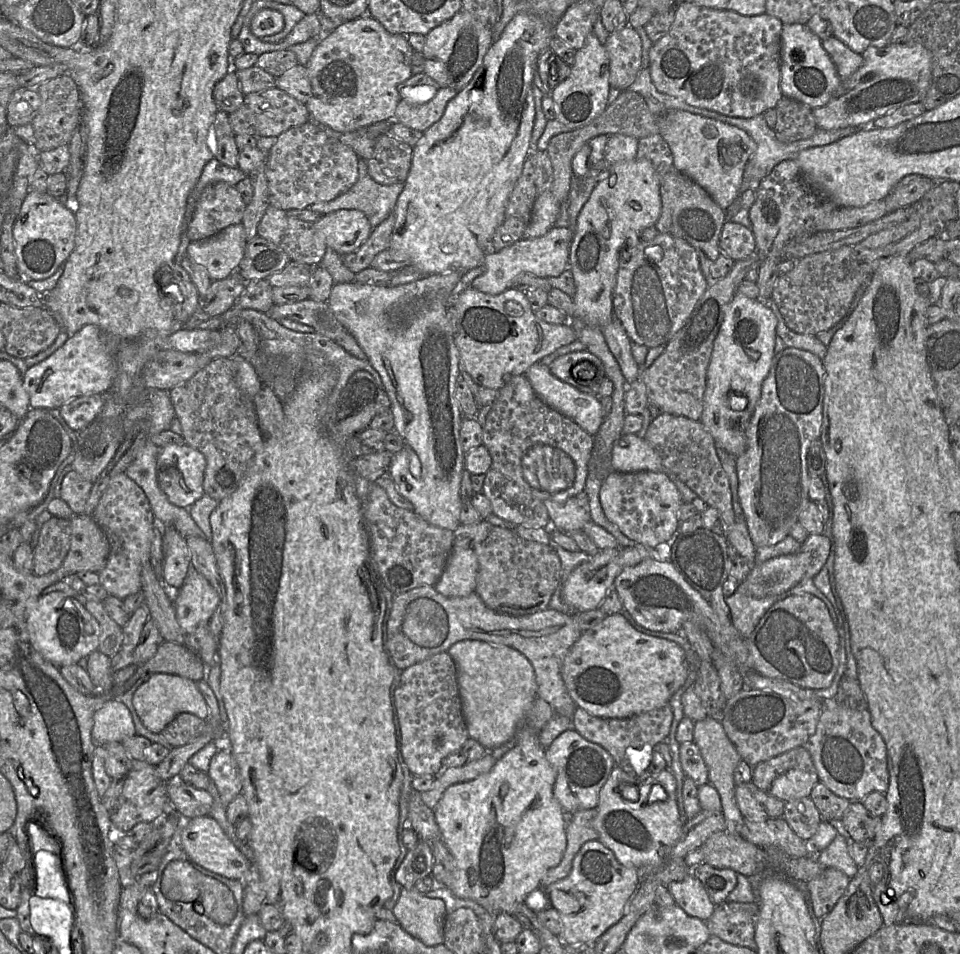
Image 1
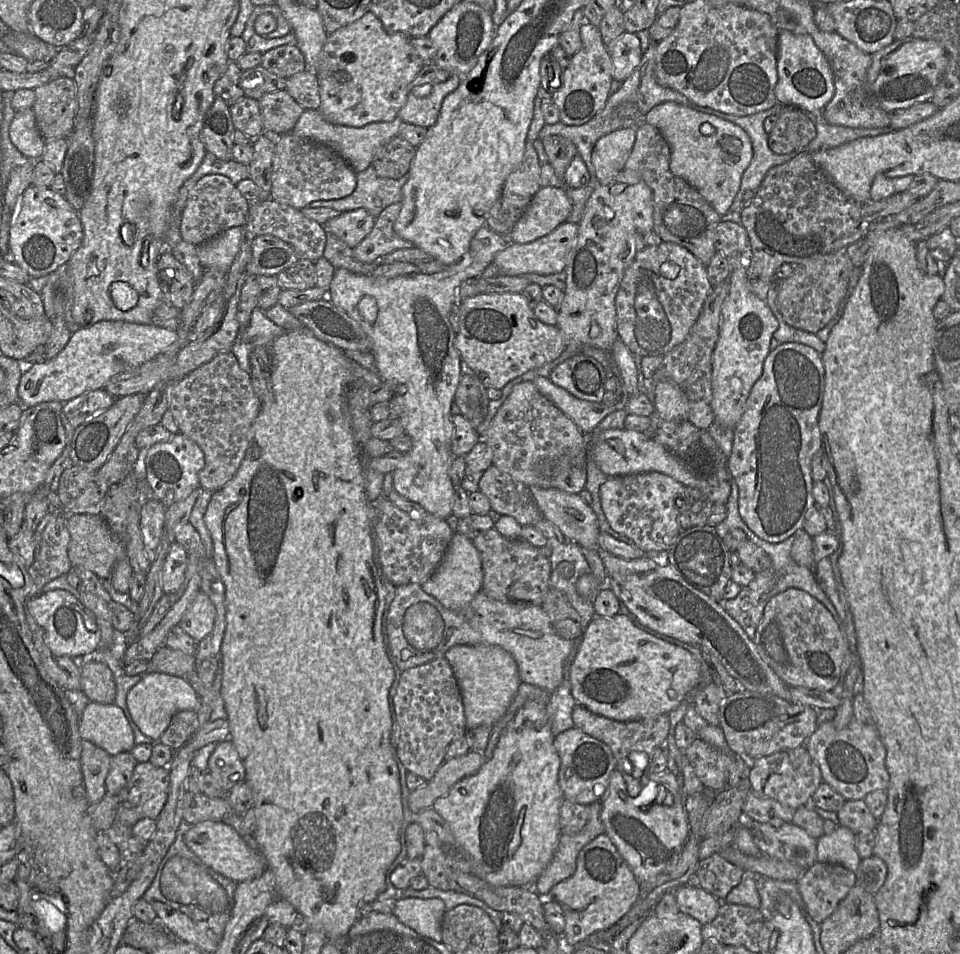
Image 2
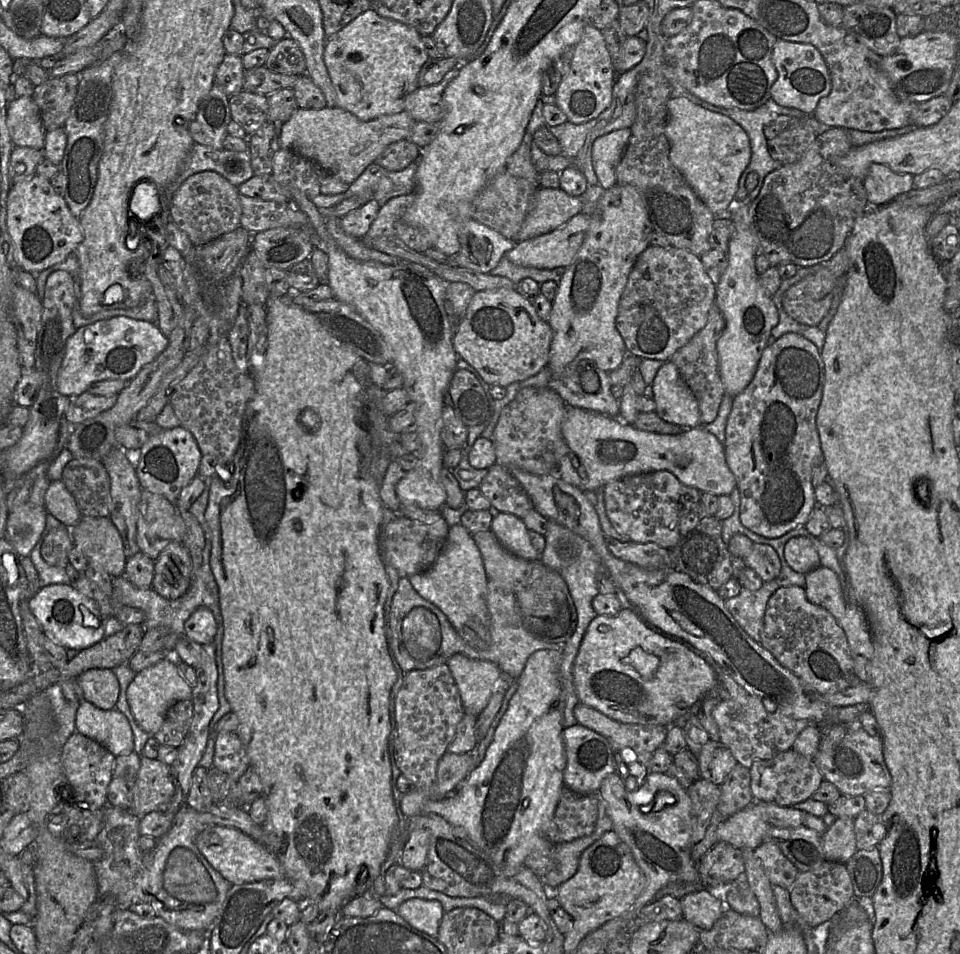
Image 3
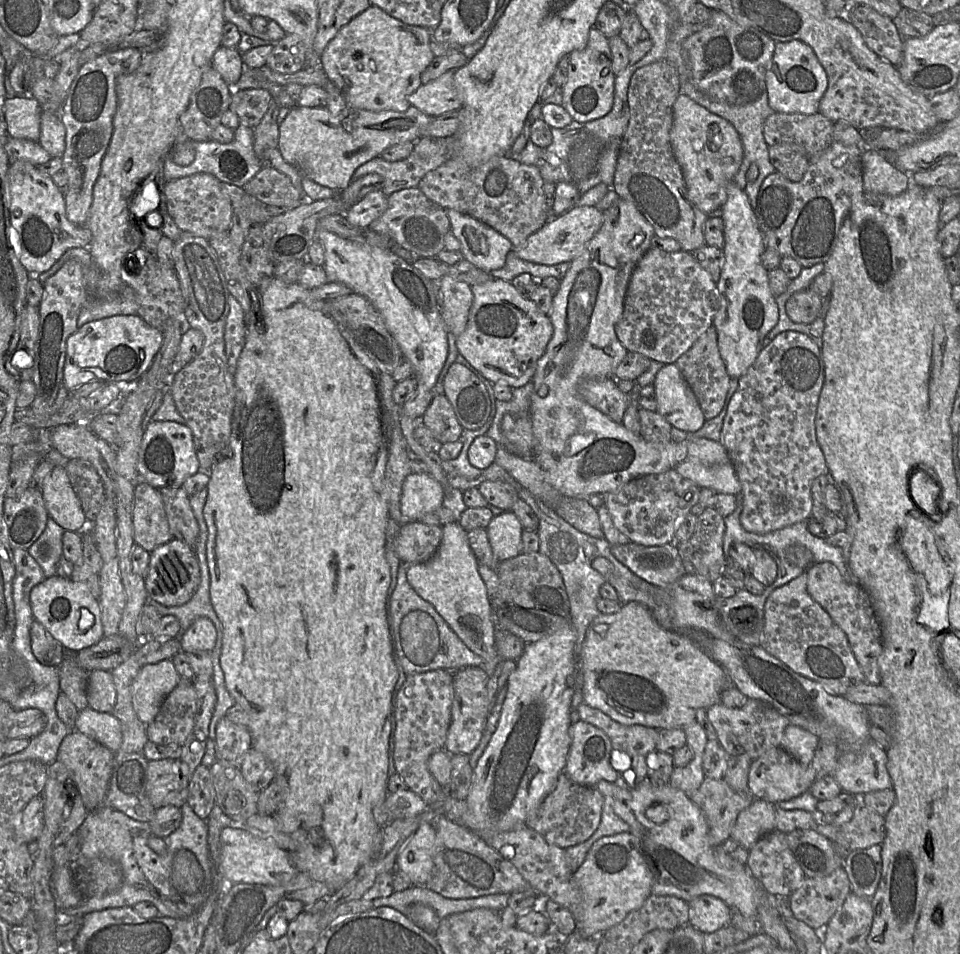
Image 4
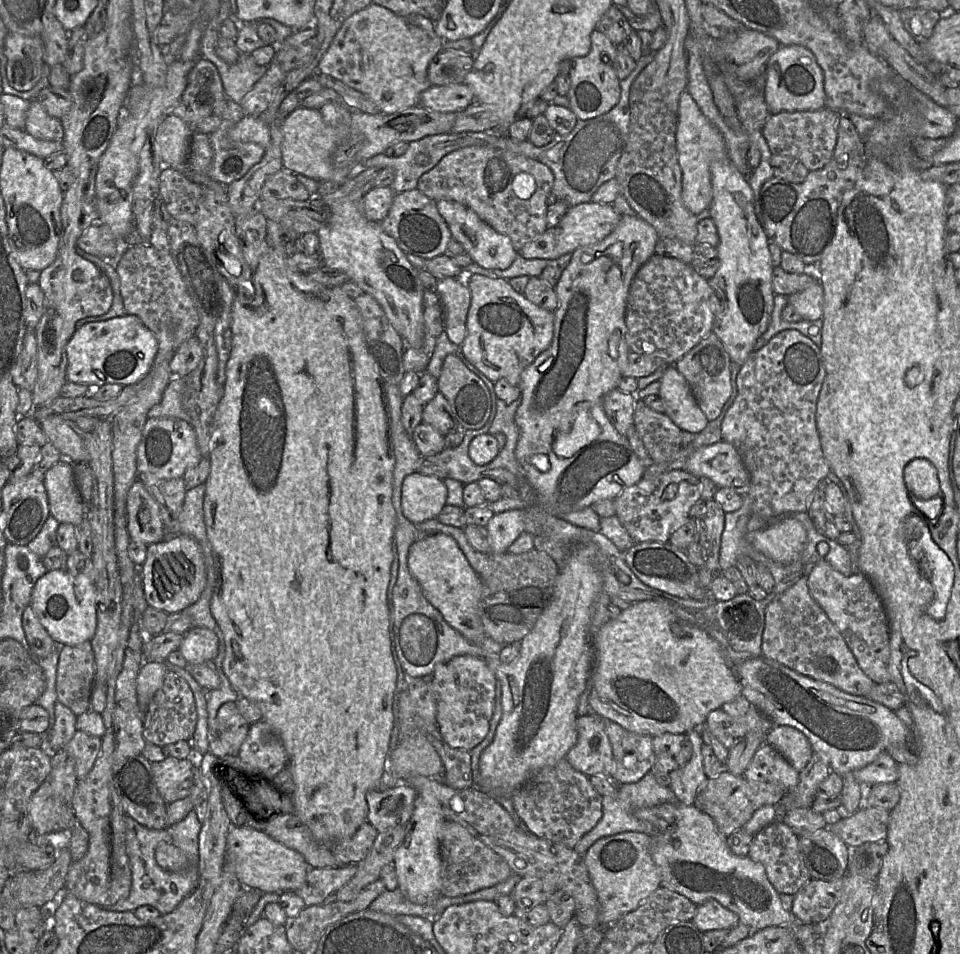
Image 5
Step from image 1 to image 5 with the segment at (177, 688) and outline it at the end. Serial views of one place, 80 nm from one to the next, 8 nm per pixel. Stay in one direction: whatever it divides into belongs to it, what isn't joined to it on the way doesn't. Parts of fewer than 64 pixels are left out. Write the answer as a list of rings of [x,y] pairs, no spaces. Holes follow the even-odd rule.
[[[144,661],[136,680],[137,700],[142,710],[147,710],[155,693],[162,687],[168,669],[165,661]]]

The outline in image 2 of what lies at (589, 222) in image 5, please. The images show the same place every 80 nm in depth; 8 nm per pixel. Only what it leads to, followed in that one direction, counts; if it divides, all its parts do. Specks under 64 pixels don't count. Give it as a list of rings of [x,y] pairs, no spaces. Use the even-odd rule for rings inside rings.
[[[564,222],[549,234],[525,244],[510,243],[497,253],[493,263],[503,276],[521,276],[528,273],[555,274],[565,270],[568,257],[576,244],[578,224]]]

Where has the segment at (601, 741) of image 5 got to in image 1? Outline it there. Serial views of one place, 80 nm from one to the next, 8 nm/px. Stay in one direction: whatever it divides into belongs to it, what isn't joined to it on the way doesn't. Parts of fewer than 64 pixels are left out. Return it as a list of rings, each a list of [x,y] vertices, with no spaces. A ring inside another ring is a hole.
[[[570,728],[546,749],[546,757],[556,771],[554,796],[566,816],[598,806],[600,790],[615,766],[614,759],[606,749]]]

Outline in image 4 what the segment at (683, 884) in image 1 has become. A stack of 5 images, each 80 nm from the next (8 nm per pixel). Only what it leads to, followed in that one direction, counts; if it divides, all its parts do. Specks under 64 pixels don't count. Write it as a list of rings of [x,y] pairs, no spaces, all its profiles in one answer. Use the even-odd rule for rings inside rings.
[[[703,894],[689,903],[689,923],[698,931],[712,933],[731,923],[731,908],[720,898]]]

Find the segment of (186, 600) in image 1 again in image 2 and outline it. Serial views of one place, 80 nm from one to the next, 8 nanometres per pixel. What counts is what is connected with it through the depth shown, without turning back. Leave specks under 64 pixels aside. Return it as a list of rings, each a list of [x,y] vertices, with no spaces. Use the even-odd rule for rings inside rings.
[[[199,592],[181,621],[180,628],[195,641],[204,639],[213,629],[216,609],[211,599],[203,592]]]

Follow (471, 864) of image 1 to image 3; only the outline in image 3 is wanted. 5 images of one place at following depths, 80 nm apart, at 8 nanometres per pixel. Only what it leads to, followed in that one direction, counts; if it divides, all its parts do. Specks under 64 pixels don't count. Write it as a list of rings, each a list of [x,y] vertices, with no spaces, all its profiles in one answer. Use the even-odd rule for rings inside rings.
[[[562,647],[538,650],[529,656],[484,759],[452,794],[443,799],[430,799],[422,807],[422,814],[437,814],[462,829],[468,839],[506,876],[513,876],[524,867],[524,861],[535,844],[535,837],[544,836],[548,830],[564,787],[566,756],[562,737],[564,700],[559,676],[561,659]]]

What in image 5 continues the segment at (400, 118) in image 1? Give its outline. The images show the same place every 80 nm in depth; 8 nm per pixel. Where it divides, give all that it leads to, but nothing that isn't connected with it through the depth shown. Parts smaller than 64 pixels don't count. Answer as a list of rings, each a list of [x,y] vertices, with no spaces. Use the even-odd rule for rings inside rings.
[[[465,83],[431,86],[419,97],[420,106],[436,112],[459,112],[474,102],[474,93]]]

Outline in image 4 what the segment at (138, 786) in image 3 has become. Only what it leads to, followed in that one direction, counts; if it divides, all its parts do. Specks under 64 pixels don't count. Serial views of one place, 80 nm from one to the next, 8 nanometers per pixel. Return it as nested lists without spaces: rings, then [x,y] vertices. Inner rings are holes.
[[[180,759],[148,762],[146,793],[156,810],[165,806],[182,808],[187,802],[189,783],[189,778],[182,772]]]

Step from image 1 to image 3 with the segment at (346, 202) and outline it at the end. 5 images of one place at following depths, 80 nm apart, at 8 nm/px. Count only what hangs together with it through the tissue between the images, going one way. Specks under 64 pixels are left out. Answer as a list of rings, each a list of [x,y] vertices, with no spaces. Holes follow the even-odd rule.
[[[415,161],[404,170],[391,172],[372,163],[349,185],[346,192],[337,195],[318,194],[310,199],[317,208],[330,208],[345,199],[362,197],[376,201],[381,208],[394,197],[414,192],[417,165]]]

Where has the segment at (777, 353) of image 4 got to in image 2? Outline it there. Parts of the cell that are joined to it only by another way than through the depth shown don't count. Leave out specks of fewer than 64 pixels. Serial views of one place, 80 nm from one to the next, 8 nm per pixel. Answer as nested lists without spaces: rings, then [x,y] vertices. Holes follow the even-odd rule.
[[[782,343],[771,350],[765,358],[760,378],[753,385],[747,398],[744,413],[733,429],[733,445],[730,456],[727,458],[727,467],[736,482],[739,490],[739,513],[749,529],[761,539],[770,543],[779,543],[797,530],[802,529],[808,512],[816,506],[812,495],[813,479],[811,474],[811,461],[814,454],[822,449],[822,438],[819,429],[819,413],[824,395],[824,365],[821,354],[815,349],[800,343]]]

